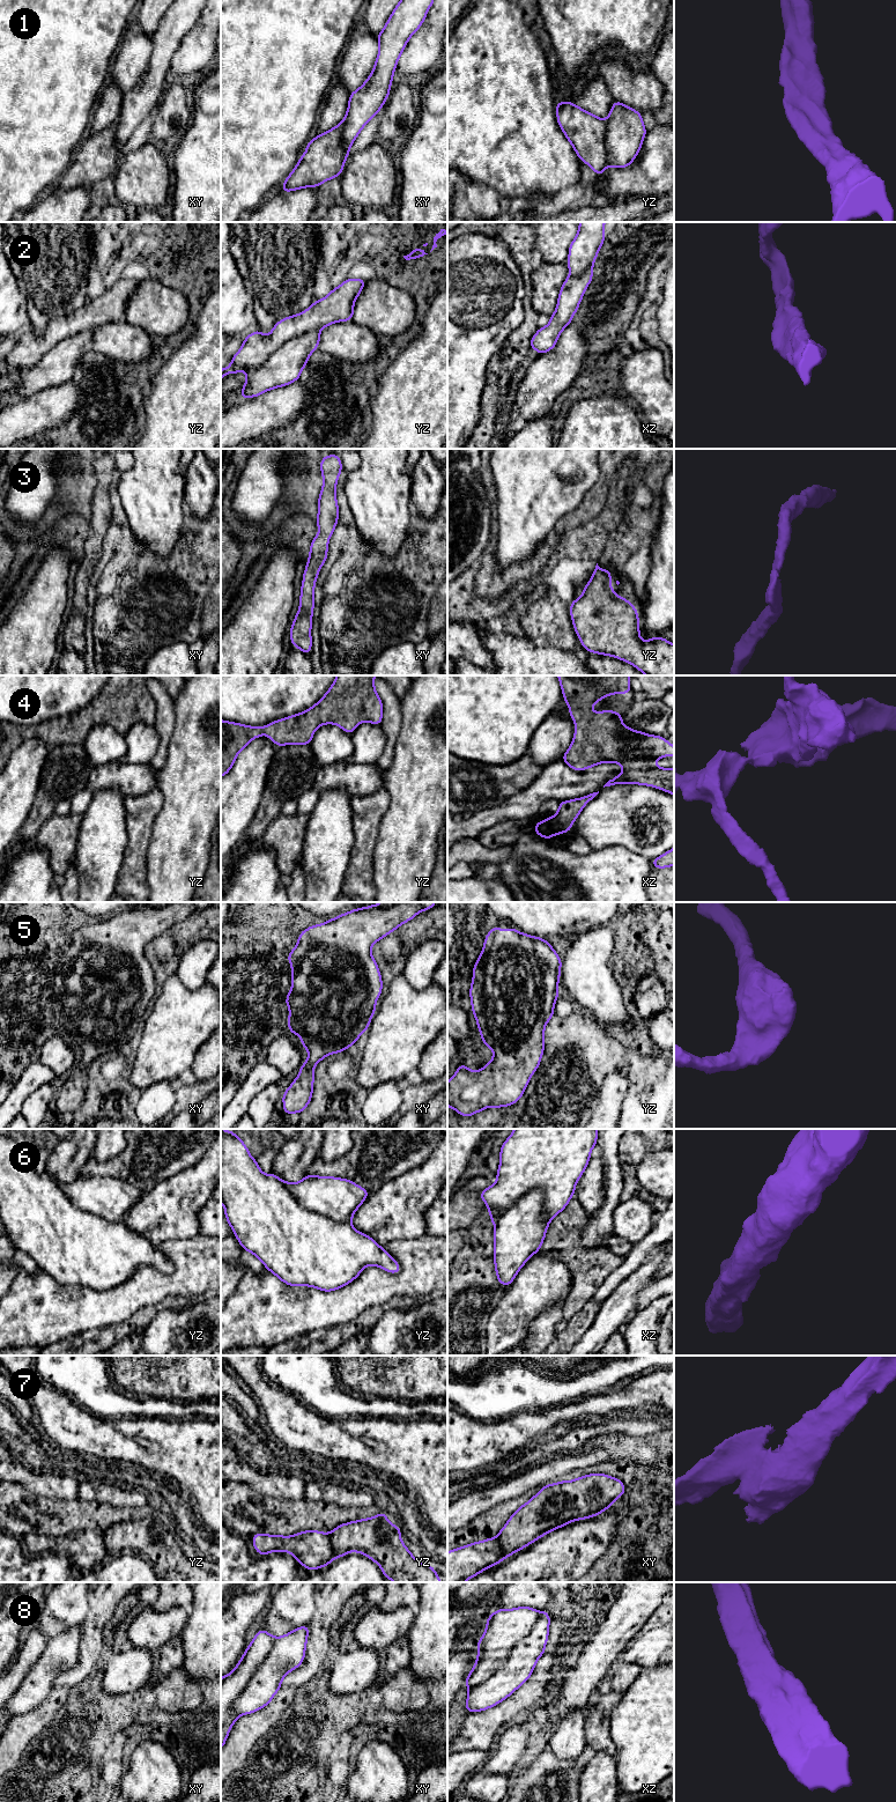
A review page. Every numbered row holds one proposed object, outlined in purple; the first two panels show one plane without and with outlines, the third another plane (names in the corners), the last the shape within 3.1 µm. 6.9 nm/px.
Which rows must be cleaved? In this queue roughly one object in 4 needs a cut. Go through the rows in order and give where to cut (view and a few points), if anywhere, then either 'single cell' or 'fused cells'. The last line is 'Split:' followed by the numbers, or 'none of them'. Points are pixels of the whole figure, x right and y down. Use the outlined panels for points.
1: no cut | single cell
2: no cut | single cell
3: no cut | single cell
4: no cut | single cell
5: no cut | single cell
6: no cut | single cell
7: yz (326, 1534), (335, 1557) | fused cells
8: xz (541, 1614), (506, 1660), (489, 1677), (469, 1689) | fused cells
Split: 7, 8

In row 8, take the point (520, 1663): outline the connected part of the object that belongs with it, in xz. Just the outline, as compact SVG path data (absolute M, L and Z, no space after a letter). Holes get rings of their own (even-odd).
M543 1610L532 1631L512 1649L505 1663L486 1682L469 1689L465 1707L468 1713L486 1711L510 1697L532 1675L549 1635L550 1617Z

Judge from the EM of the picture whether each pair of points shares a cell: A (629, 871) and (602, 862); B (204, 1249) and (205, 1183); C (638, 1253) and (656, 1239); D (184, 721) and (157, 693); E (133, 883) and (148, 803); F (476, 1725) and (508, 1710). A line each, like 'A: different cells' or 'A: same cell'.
A: same cell
B: different cells
C: same cell
D: different cells
E: same cell
F: same cell

